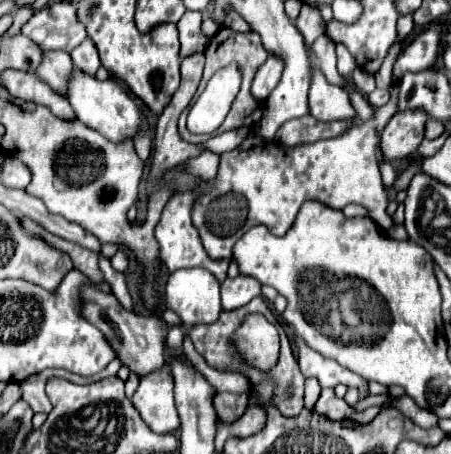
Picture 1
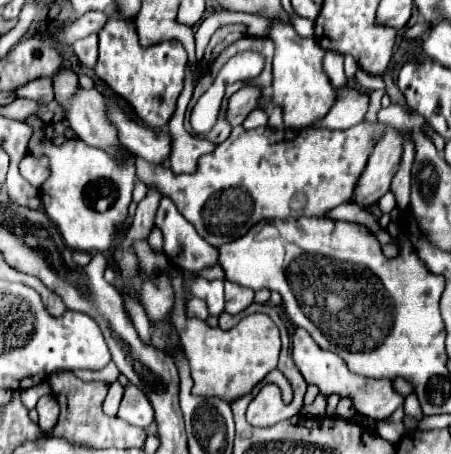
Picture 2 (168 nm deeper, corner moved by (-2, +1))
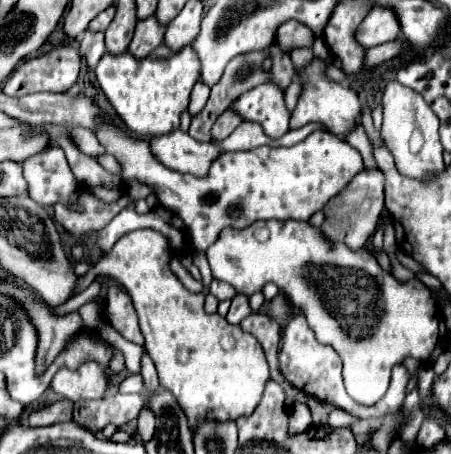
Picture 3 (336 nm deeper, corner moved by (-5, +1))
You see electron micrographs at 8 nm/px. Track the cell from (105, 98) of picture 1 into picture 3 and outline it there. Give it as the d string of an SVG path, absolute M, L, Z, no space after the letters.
M176 129L174 133L166 133L150 139L152 155L178 173L204 175L208 173L208 165L214 161L220 151L210 143L198 143L188 133Z

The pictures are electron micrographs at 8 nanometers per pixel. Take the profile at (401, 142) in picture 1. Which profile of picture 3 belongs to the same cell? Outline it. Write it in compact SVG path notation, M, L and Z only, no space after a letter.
M362 169L328 205L324 207L324 235L334 241L348 243L350 249L360 249L366 245L370 235L376 231L380 213L384 211L384 173L382 169Z

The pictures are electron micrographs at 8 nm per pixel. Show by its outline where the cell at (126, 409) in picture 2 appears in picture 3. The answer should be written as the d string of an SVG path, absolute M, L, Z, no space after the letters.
M110 387L102 399L76 403L74 421L92 433L98 433L98 429L104 429L108 423L120 427L138 419L142 407L142 395L122 395Z

